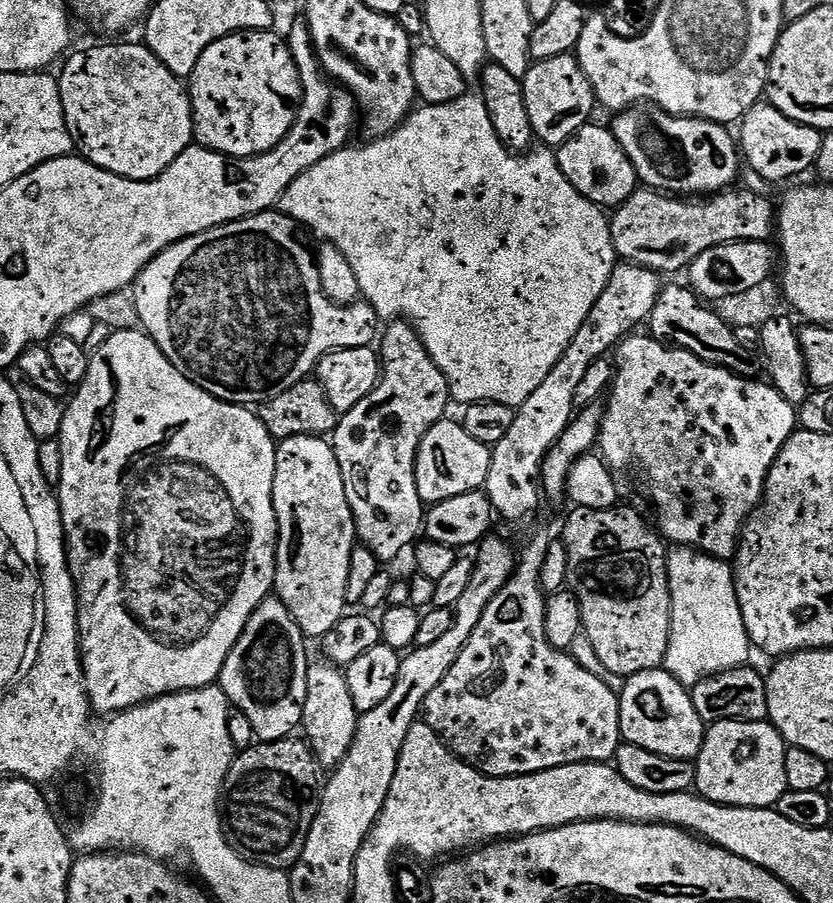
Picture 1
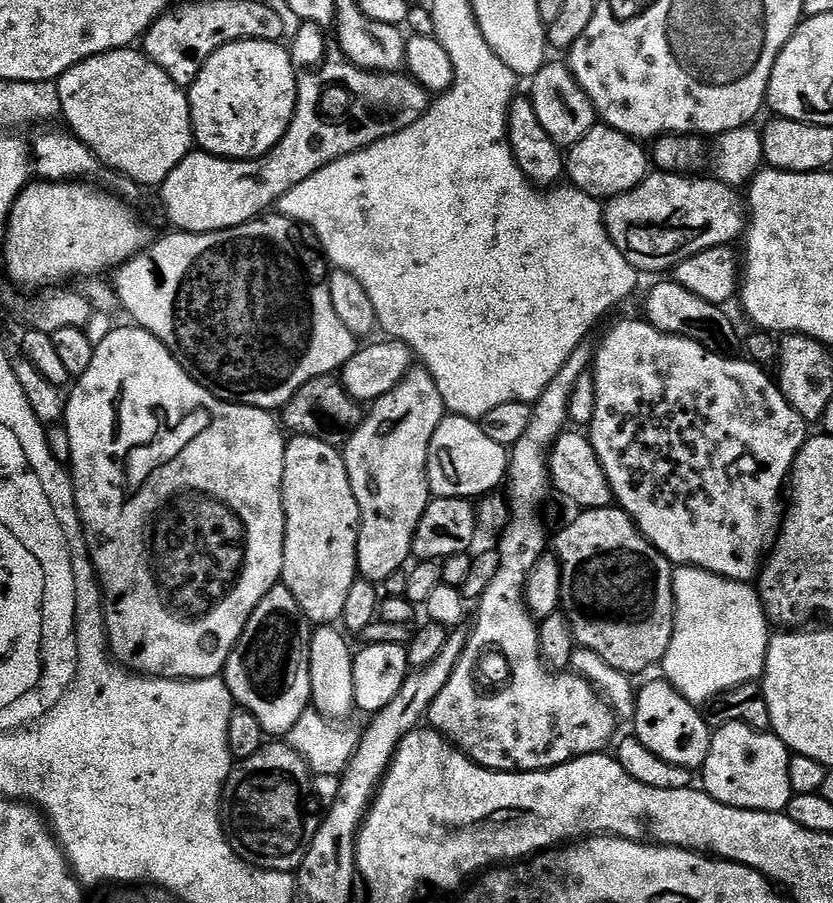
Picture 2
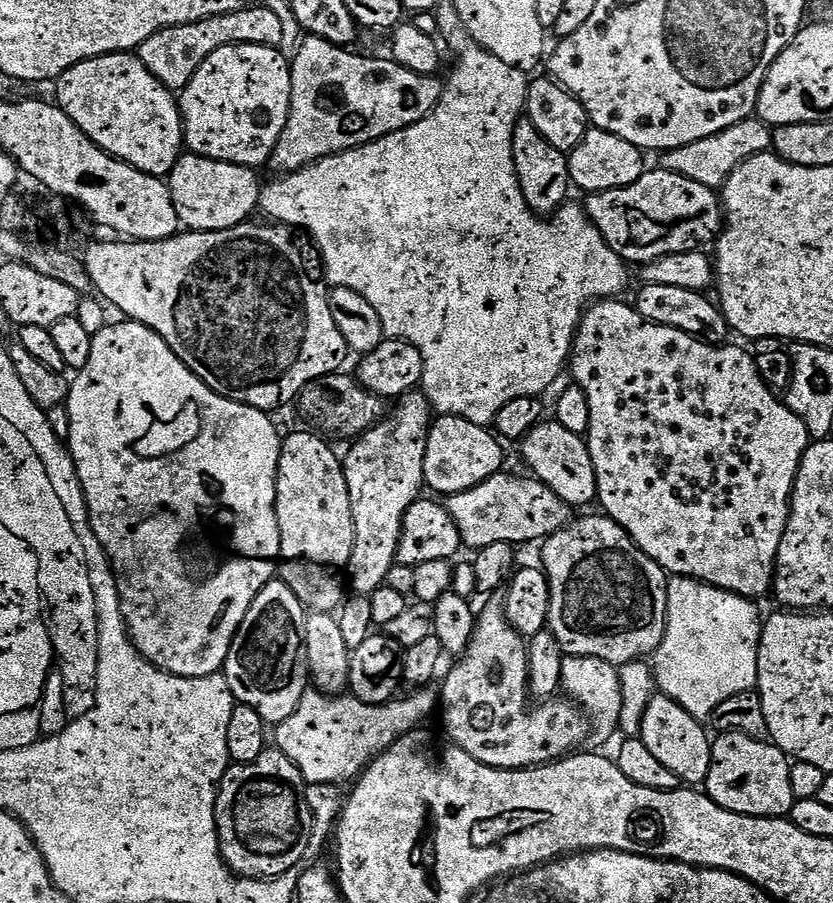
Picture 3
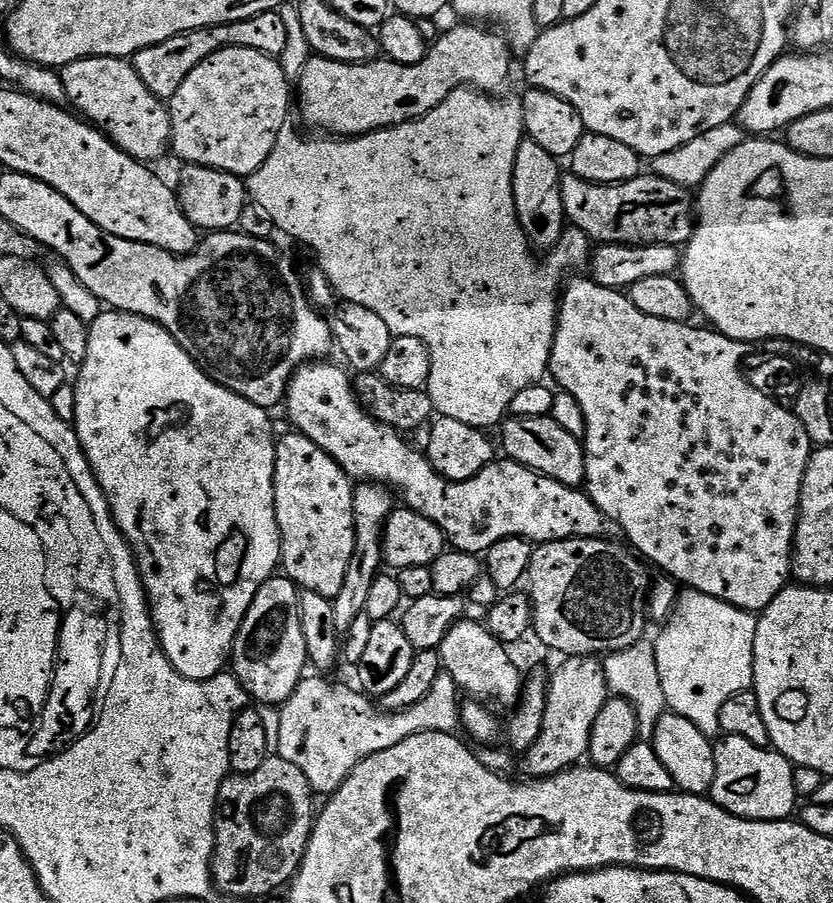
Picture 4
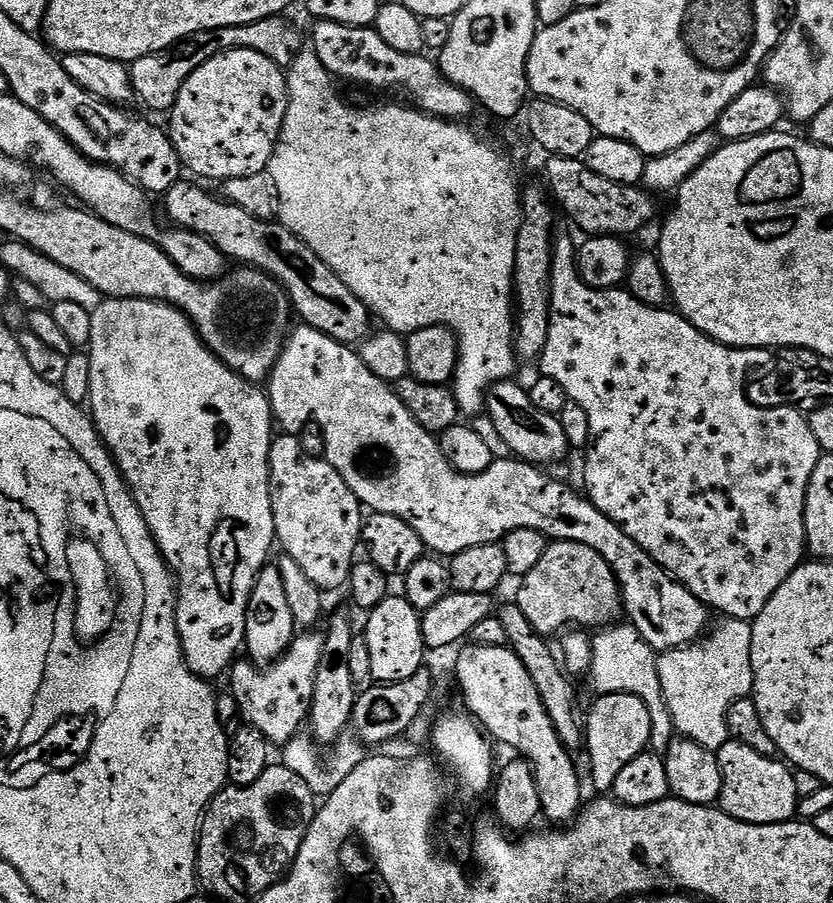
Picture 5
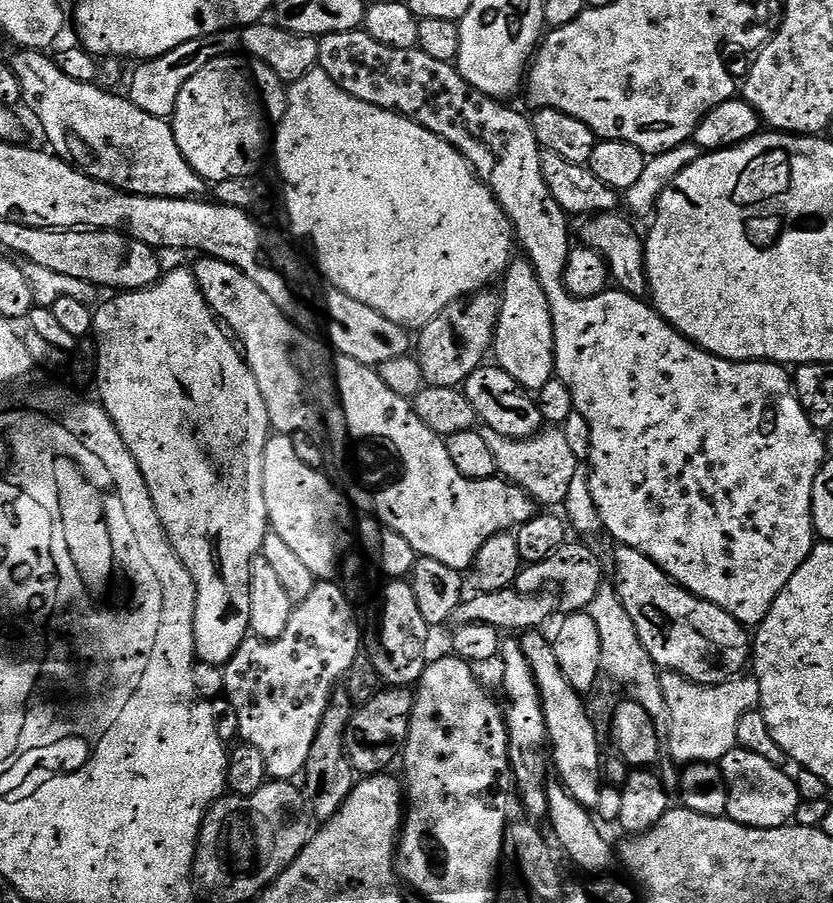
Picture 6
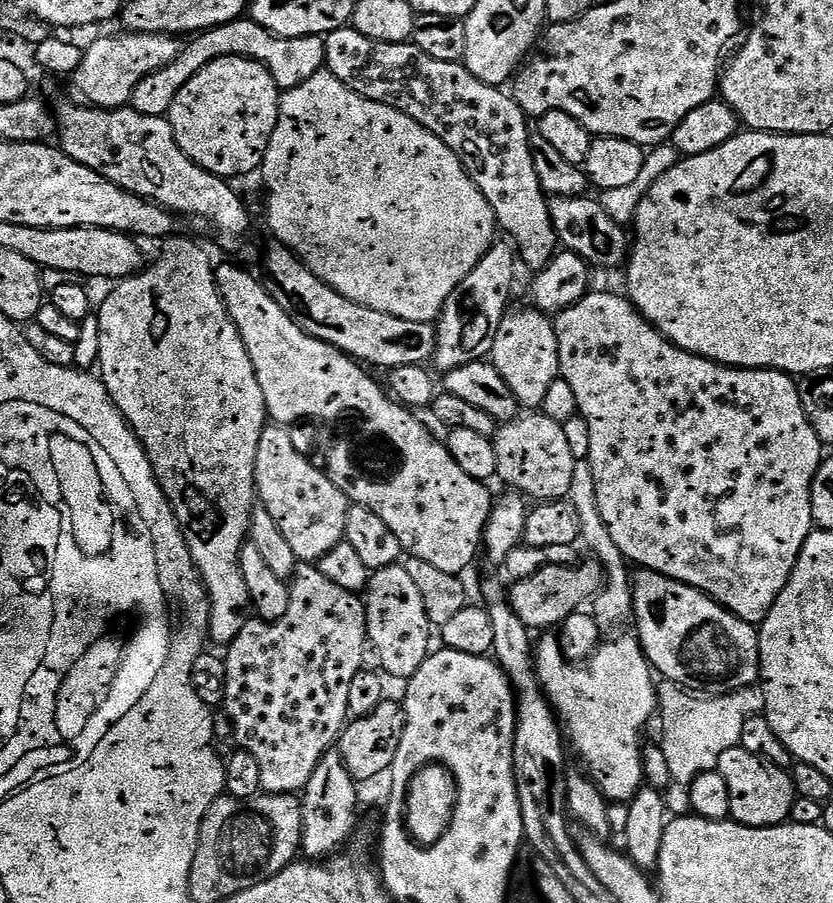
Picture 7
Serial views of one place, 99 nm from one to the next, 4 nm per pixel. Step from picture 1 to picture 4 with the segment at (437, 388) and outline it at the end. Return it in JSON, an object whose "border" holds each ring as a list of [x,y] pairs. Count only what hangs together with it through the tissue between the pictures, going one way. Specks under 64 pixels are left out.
{"border":[[[360,482],[355,485],[354,508],[356,510],[356,545],[354,558],[350,558],[350,570],[346,572],[346,582],[342,590],[332,600],[334,606],[334,626],[341,634],[347,634],[354,626],[354,618],[364,615],[366,597],[370,595],[370,586],[374,586],[376,577],[381,575],[384,564],[384,525],[394,510],[393,493],[382,484]]]}

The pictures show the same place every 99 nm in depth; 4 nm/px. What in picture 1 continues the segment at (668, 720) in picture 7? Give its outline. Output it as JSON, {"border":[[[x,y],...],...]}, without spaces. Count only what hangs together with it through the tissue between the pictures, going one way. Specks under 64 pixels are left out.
{"border":[[[673,547],[668,552],[668,589],[672,603],[672,633],[662,665],[677,682],[691,686],[702,682],[707,676],[742,668],[749,663],[748,655],[754,652],[748,638],[746,622],[742,622],[742,610],[738,606],[734,568],[727,560],[719,560],[695,548]]]}

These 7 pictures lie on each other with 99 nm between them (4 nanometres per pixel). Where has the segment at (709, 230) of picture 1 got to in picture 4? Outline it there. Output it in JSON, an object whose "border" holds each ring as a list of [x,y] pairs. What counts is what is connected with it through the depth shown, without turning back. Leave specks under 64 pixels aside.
{"border":[[[571,174],[560,177],[560,193],[564,203],[564,215],[571,227],[584,232],[589,241],[602,244],[674,244],[683,246],[692,237],[694,216],[688,213],[689,189],[653,174],[635,176],[625,184],[587,184]]]}

